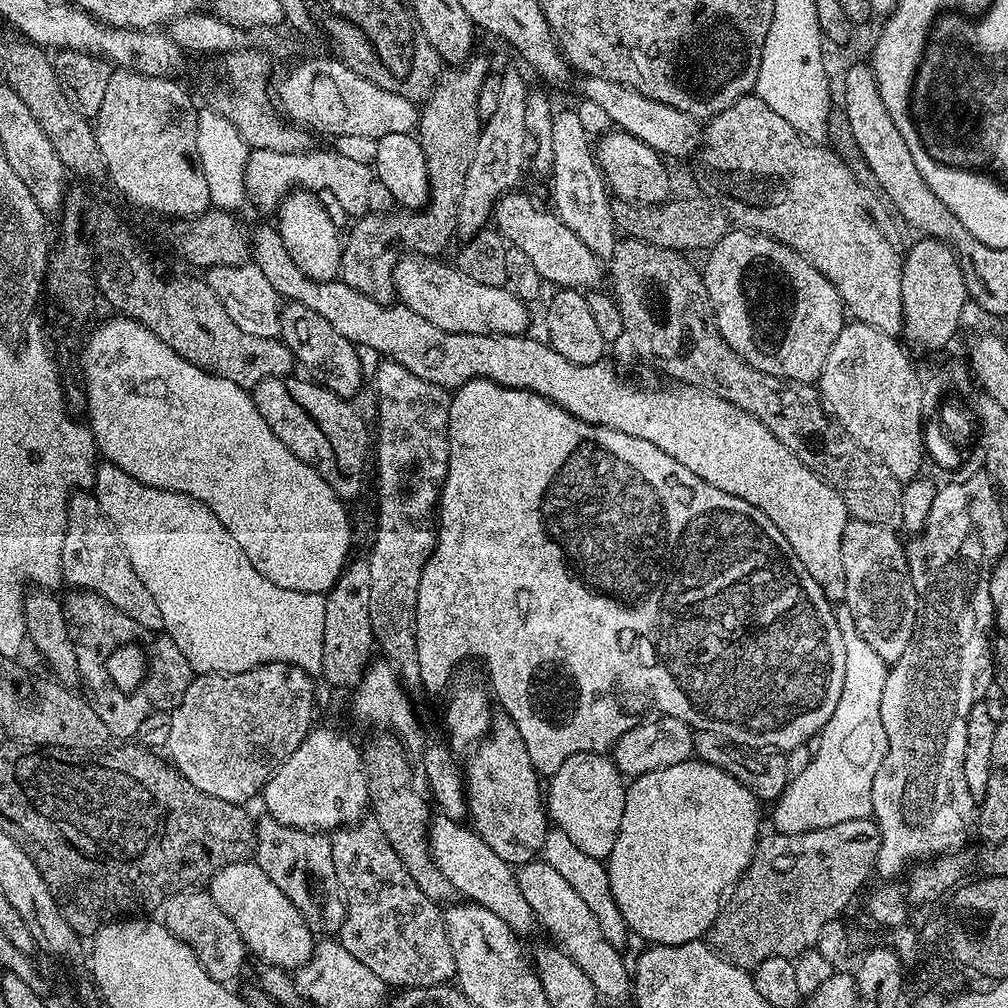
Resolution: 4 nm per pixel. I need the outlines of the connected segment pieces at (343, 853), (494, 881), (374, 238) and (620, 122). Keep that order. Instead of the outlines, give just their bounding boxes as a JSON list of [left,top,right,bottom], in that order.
[[330,818,456,989],[426,818,536,936],[338,54,489,304],[581,76,702,158]]

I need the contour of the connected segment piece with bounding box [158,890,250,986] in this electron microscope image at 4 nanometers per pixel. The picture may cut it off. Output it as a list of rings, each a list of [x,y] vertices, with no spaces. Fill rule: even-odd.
[[[189,890],[166,897],[158,916],[174,938],[186,942],[186,946],[194,950],[198,962],[206,974],[214,978],[214,982],[228,986],[233,983],[231,980],[239,978],[244,959],[250,956],[248,947],[242,942],[242,934],[238,934],[234,922],[230,922],[230,918],[226,918],[226,914],[214,906],[214,898],[208,890]]]

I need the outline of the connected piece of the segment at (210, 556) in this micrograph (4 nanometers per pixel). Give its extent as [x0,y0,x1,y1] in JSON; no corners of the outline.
[94,462,326,676]

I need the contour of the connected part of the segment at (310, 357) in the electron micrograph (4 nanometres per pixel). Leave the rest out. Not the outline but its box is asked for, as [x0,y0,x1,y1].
[279,301,364,400]

